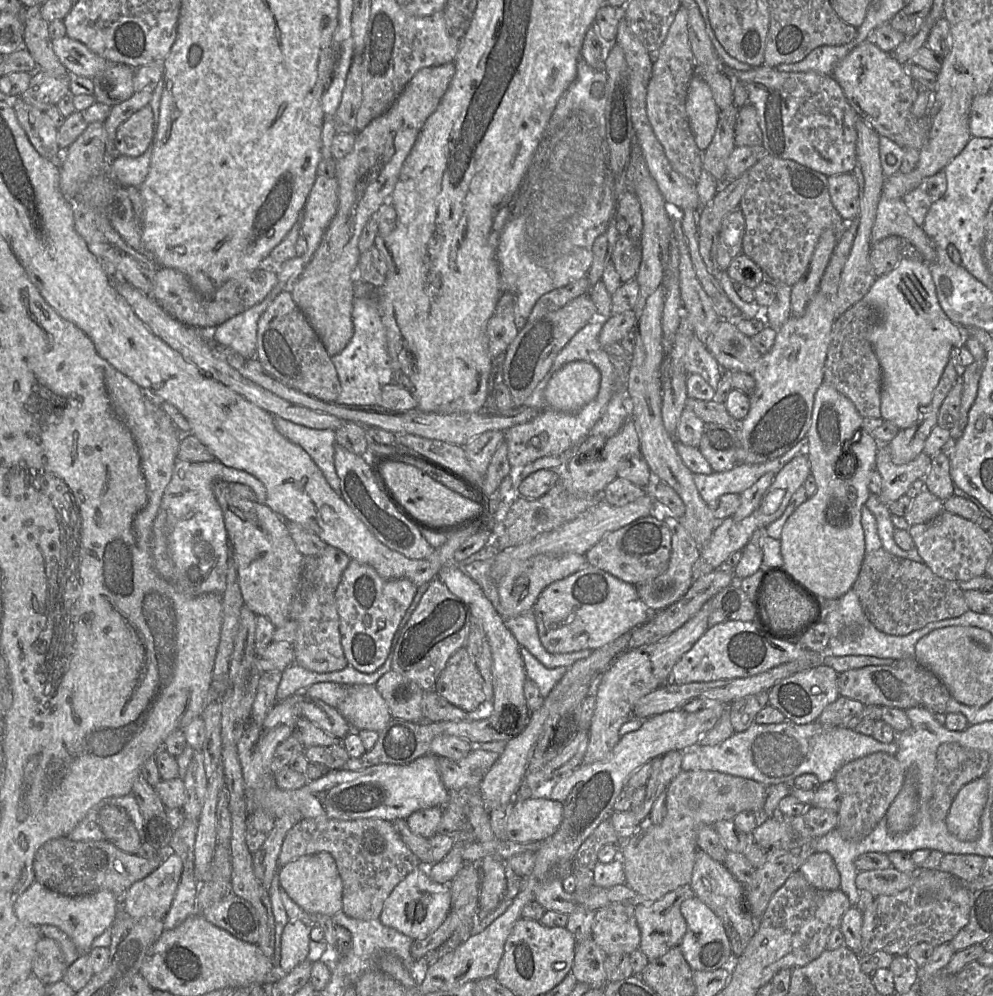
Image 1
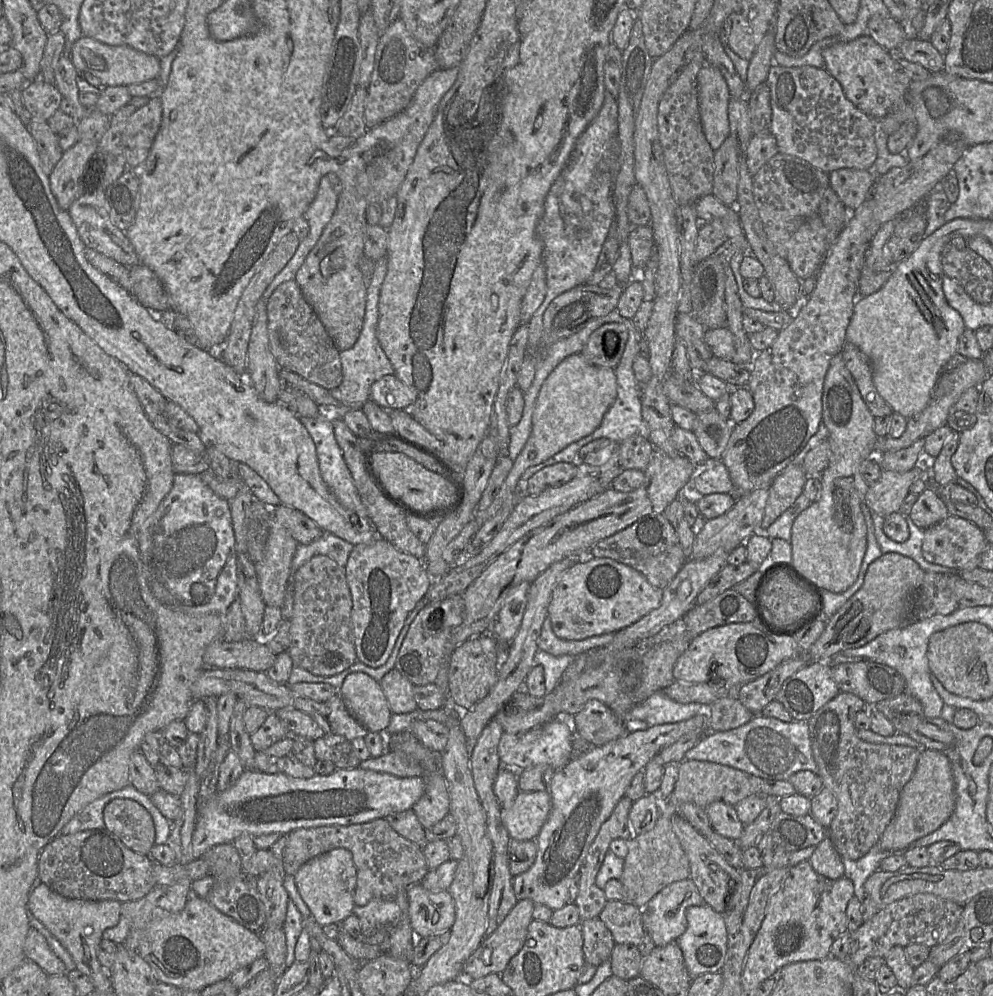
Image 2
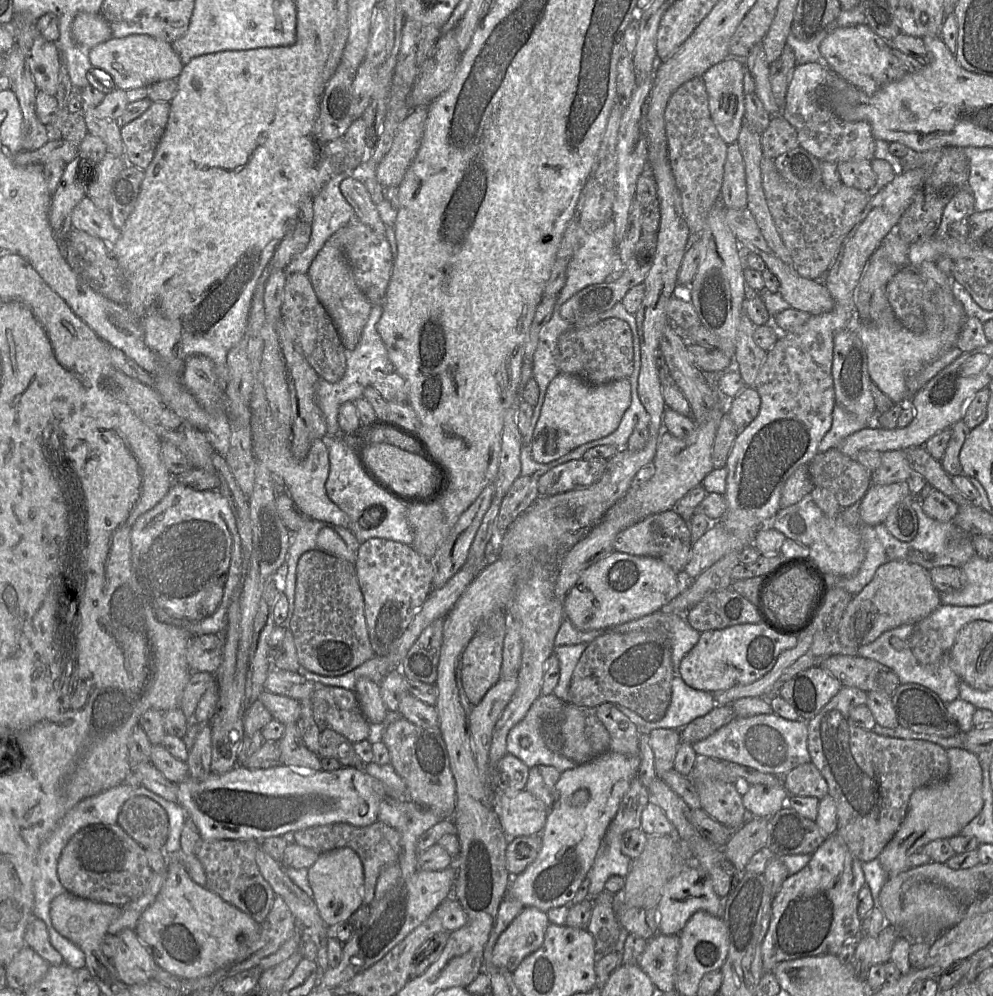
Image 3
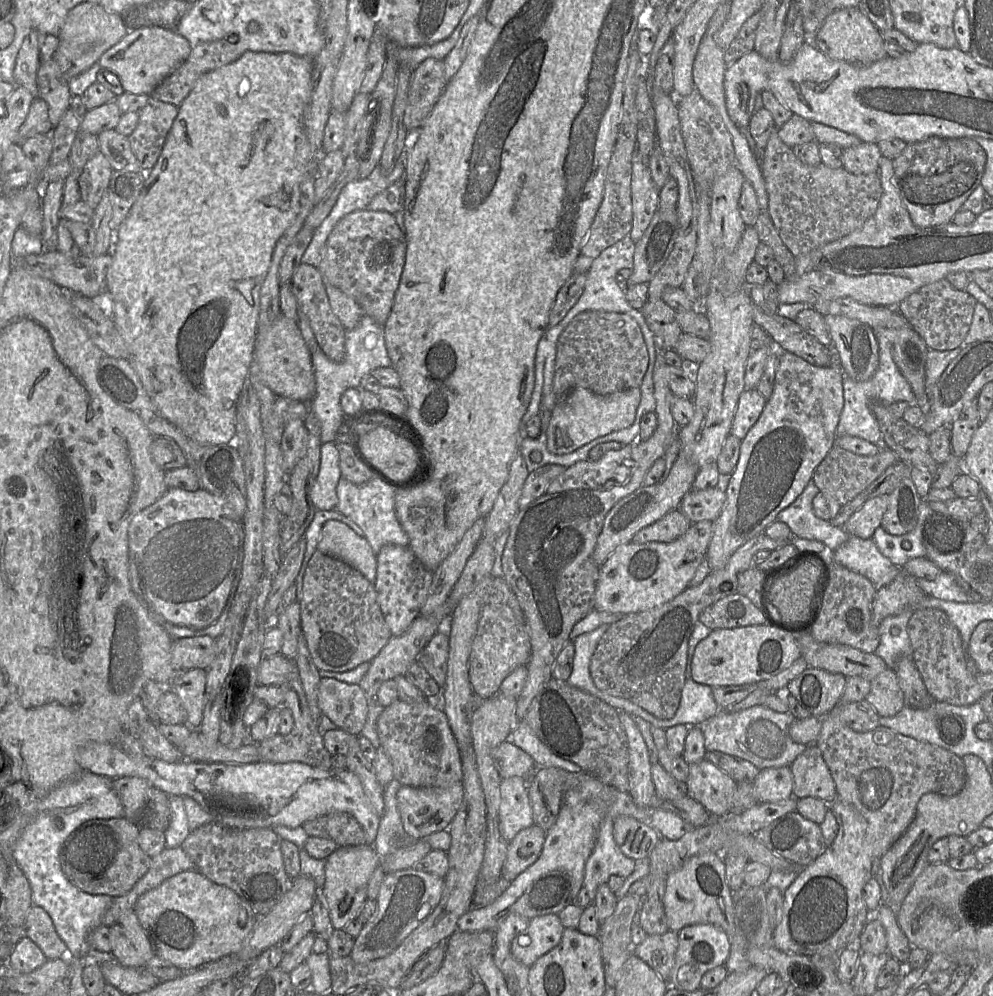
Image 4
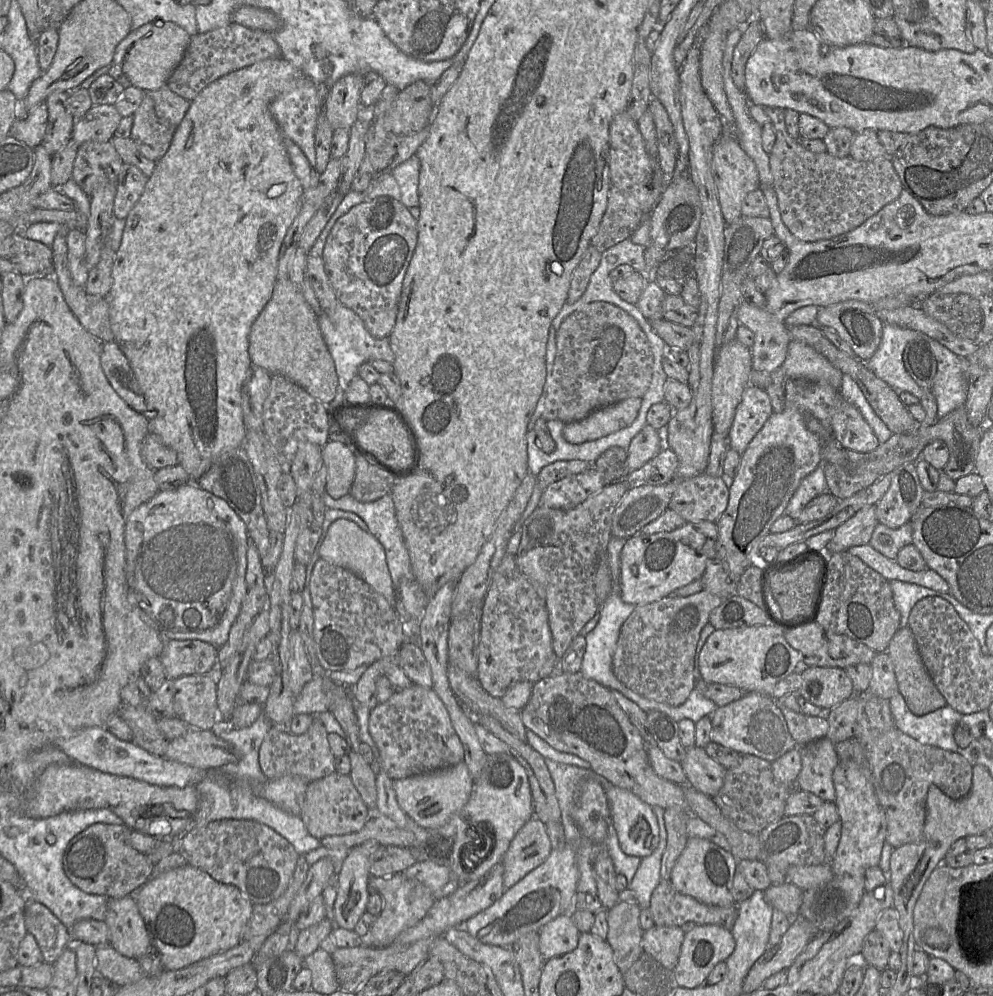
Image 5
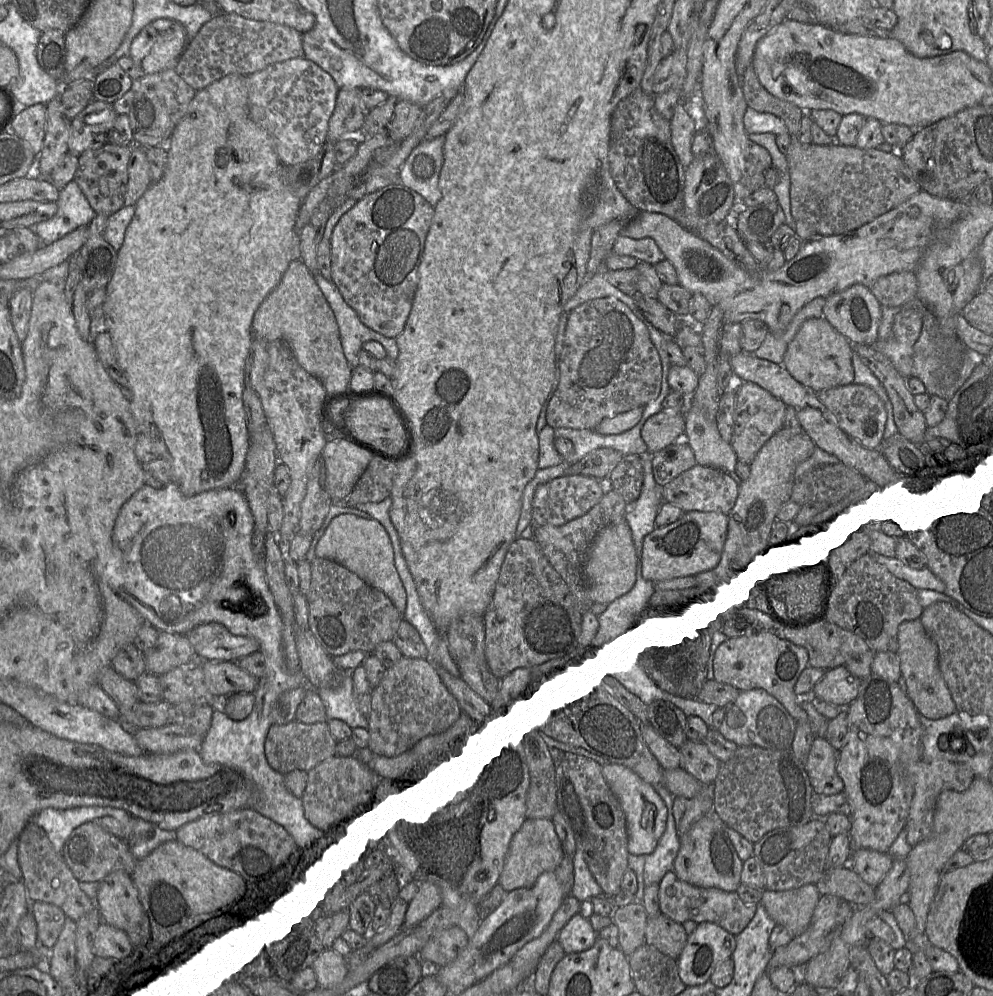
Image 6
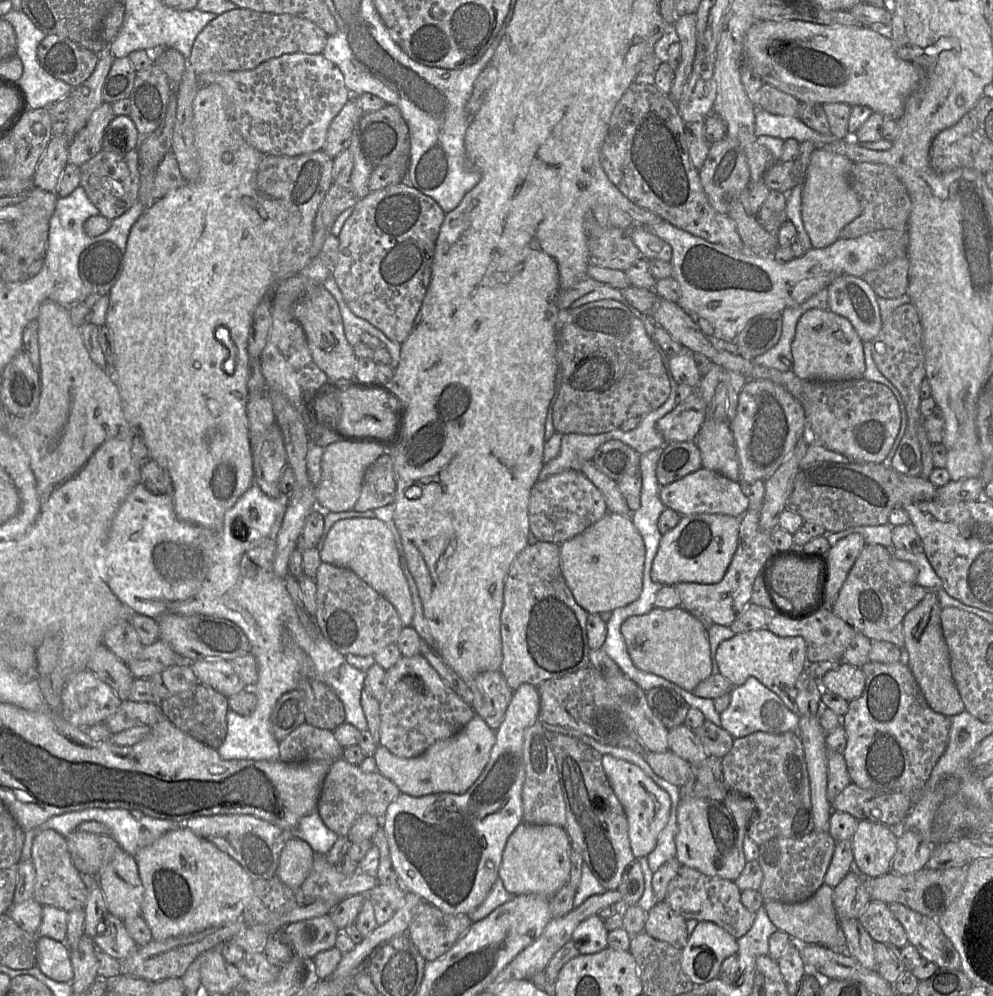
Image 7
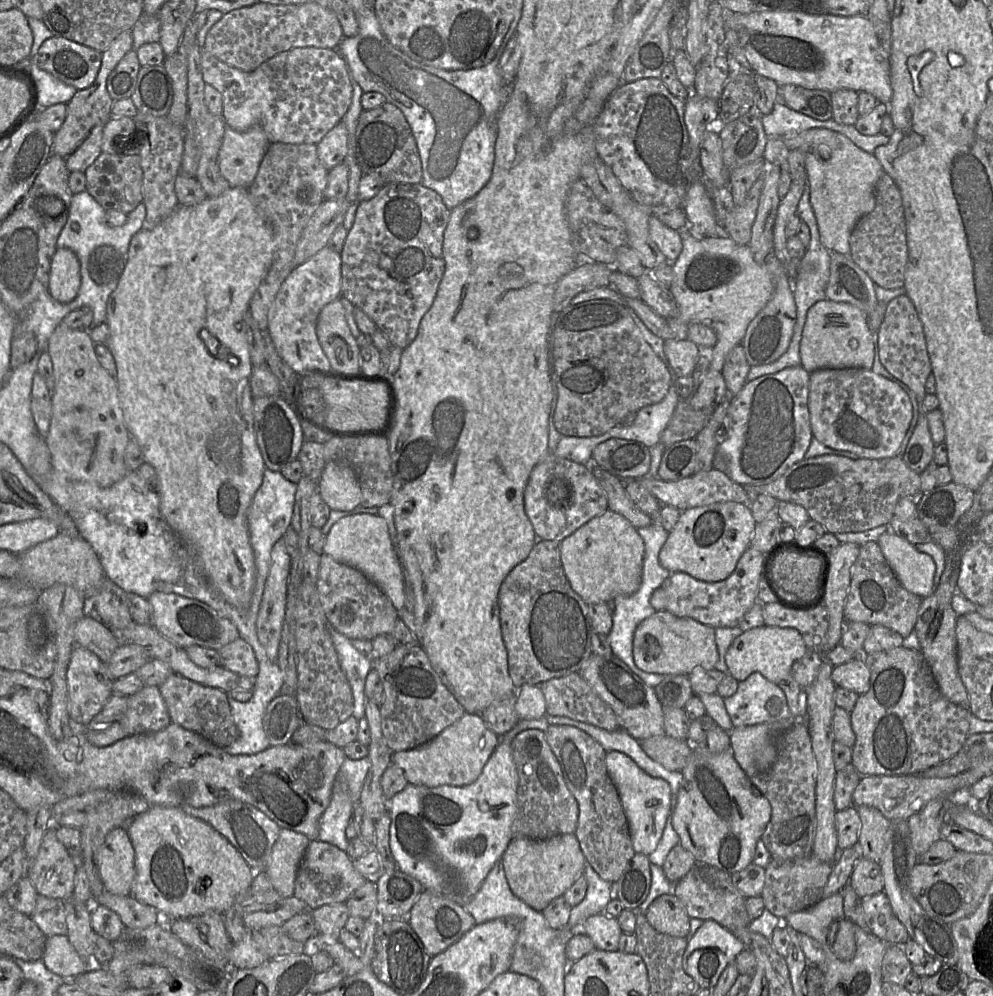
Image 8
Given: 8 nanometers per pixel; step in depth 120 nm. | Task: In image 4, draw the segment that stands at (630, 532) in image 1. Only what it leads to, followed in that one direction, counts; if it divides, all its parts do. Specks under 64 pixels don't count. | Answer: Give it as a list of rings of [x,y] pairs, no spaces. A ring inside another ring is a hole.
[[[679,509],[673,510],[655,523],[638,531],[631,543],[671,543],[684,535],[691,526],[689,519]]]

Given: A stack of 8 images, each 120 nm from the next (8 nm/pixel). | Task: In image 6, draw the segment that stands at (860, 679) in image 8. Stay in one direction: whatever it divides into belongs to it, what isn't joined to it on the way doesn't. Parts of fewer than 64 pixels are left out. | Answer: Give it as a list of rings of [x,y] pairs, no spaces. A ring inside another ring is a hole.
[[[845,665],[825,671],[816,682],[812,693],[840,708],[846,708],[858,695],[861,680]]]

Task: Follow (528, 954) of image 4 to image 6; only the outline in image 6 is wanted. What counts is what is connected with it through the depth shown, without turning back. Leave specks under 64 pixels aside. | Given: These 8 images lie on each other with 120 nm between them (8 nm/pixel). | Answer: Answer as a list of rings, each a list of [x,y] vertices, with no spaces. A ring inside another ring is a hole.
[[[576,914],[561,929],[557,942],[566,954],[574,954],[592,948],[597,938],[598,934],[593,929],[589,918]]]

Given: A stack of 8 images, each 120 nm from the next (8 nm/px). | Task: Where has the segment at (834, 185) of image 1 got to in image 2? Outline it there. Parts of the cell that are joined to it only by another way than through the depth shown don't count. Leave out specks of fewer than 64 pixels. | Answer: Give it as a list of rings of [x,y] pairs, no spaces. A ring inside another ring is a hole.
[[[841,168],[829,173],[829,186],[849,212],[865,201],[875,182],[872,170]]]

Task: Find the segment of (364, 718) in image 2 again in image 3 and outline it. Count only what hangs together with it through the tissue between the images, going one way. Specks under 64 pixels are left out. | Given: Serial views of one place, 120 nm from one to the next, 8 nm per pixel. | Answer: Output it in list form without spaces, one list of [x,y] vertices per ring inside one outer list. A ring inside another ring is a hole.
[[[367,677],[357,680],[354,690],[361,711],[370,724],[378,724],[384,721],[387,715],[387,707],[381,695],[380,685]]]

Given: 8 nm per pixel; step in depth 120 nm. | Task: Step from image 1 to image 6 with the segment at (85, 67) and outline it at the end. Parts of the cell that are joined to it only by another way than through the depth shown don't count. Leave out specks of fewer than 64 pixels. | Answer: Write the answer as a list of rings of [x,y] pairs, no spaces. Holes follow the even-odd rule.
[[[178,22],[162,30],[157,30],[153,28],[152,25],[147,25],[133,40],[129,57],[131,57],[136,64],[140,65],[144,74],[153,74],[166,69],[175,68],[187,44],[188,37],[186,30]]]

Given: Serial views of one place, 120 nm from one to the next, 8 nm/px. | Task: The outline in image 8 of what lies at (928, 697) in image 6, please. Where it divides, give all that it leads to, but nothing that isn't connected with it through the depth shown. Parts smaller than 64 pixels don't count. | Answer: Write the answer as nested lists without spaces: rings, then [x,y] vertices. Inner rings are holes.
[[[961,542],[945,556],[945,568],[939,584],[933,593],[922,599],[914,632],[917,634],[920,651],[930,667],[941,694],[950,702],[969,710],[969,696],[958,673],[956,620],[958,615],[952,609],[952,596],[957,590],[961,566]]]

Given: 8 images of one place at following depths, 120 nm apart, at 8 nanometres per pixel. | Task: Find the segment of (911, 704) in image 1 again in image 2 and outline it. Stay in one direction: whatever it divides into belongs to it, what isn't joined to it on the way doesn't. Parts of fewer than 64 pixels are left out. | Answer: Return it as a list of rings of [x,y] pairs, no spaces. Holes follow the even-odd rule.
[[[869,660],[833,665],[832,675],[841,692],[856,695],[867,705],[896,697],[906,688],[898,671]]]

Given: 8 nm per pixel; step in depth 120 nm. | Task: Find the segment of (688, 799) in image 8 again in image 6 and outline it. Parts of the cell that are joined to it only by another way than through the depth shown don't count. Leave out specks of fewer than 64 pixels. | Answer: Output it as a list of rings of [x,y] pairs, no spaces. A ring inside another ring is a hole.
[[[714,813],[702,817],[680,837],[680,848],[673,863],[673,871],[680,880],[698,887],[728,892],[735,892],[741,884],[742,867],[743,861],[729,839],[727,826]]]

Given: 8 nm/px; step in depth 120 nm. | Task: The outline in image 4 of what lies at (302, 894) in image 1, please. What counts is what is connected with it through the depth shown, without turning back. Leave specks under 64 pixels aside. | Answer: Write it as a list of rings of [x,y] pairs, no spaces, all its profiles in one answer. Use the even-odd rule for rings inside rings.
[[[370,845],[339,847],[326,858],[323,895],[335,930],[344,930],[350,921],[357,919],[366,900],[368,900],[366,896],[368,881],[378,866],[379,857],[374,846]]]

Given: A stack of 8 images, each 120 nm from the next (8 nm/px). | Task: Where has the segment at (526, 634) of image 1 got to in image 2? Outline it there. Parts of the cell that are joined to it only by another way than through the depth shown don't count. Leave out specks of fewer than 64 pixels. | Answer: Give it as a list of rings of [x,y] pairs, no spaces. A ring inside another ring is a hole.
[[[546,618],[538,639],[538,649],[553,656],[571,655],[576,657],[589,650],[602,648],[611,643],[612,640],[613,636],[605,634],[583,640],[564,640],[554,634],[551,621],[549,618]]]

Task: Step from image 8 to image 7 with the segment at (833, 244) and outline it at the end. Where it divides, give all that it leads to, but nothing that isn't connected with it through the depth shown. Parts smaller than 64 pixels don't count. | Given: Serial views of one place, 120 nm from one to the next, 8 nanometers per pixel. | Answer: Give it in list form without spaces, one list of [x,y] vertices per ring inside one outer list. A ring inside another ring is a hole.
[[[816,147],[810,157],[802,191],[802,221],[813,248],[824,248],[839,239],[841,230],[858,217],[861,204],[850,185],[853,161]]]

